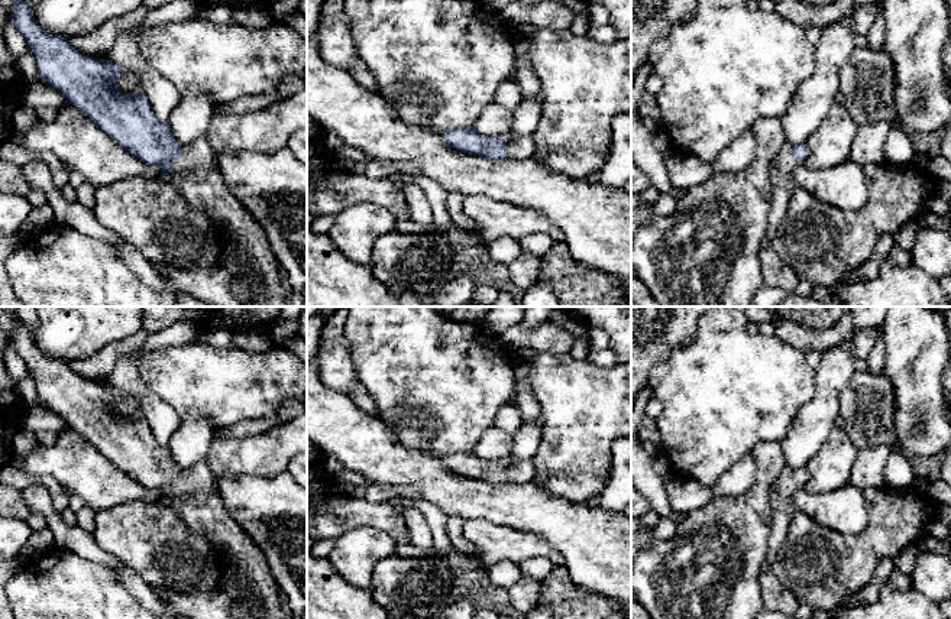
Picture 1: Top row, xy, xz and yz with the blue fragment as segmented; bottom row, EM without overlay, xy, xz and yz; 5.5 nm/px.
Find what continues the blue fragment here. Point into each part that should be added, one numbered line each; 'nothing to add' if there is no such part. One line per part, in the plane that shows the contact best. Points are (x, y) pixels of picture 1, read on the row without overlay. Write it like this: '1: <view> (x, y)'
1: xy (246, 579)

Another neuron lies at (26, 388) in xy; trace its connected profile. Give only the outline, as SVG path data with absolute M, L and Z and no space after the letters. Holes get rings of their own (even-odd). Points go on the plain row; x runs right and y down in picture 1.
M28 375L23 380L17 383L17 390L25 406L41 404L35 379L30 375Z

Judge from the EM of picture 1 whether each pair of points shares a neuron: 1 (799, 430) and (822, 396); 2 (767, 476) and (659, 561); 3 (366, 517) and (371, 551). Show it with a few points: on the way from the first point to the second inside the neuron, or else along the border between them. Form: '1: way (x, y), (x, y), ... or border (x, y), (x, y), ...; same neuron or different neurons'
1: way (808, 421), (822, 405); same neuron
2: way (746, 505), (688, 561); same neuron
3: border (336, 537), (359, 528), (379, 528), (397, 543); different neurons

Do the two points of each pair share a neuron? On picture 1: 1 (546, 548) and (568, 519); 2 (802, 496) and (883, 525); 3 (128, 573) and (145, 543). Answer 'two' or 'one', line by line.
1: two
2: two
3: two

